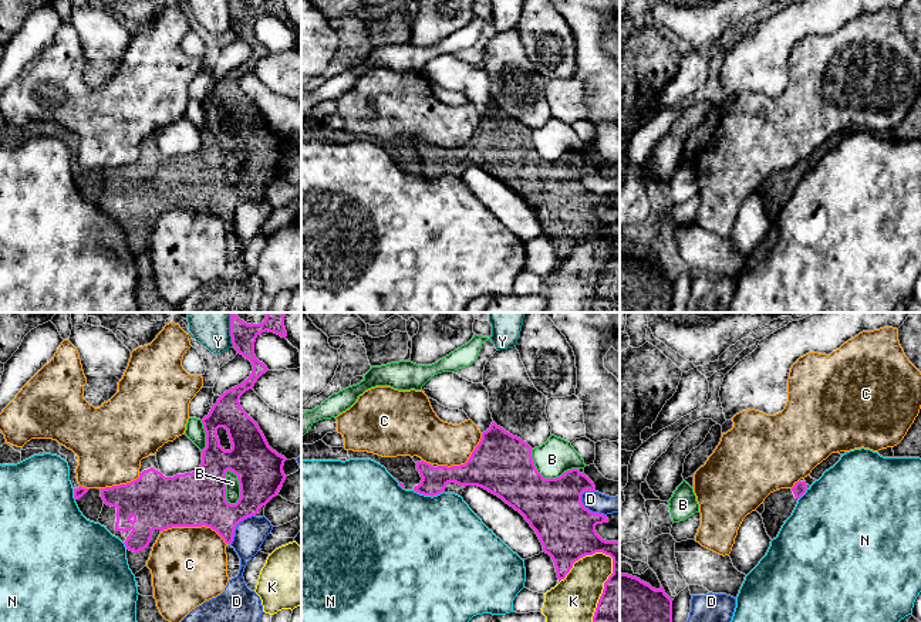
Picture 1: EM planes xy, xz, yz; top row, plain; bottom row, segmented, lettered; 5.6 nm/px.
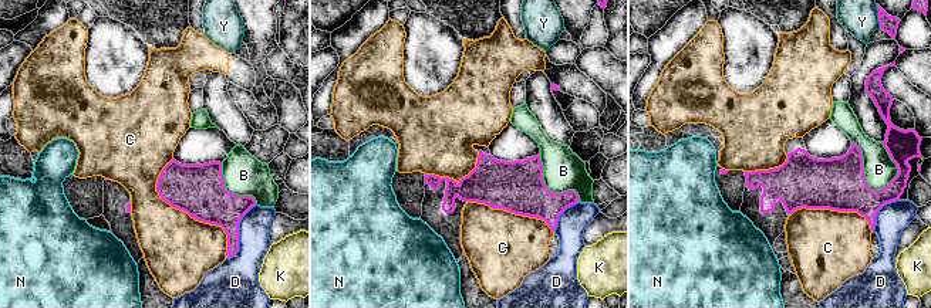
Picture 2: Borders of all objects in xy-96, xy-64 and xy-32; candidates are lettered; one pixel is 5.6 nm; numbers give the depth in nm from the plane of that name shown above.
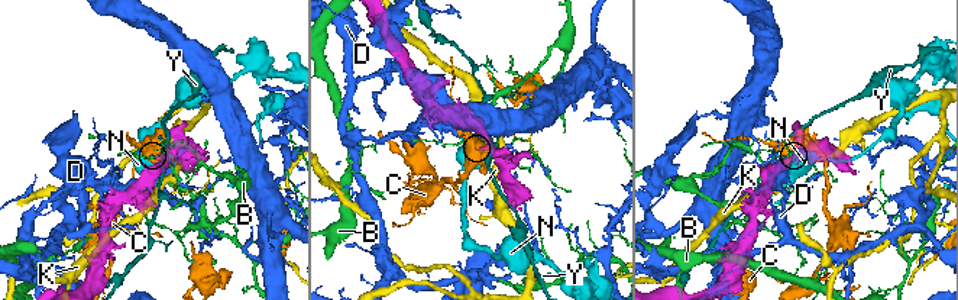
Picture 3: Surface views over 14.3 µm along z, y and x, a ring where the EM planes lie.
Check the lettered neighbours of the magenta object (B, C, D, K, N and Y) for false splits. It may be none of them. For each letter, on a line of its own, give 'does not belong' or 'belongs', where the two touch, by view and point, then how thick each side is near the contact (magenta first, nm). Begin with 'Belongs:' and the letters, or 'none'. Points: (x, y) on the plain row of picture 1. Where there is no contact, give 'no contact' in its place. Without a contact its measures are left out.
Belongs: none
B: does not belong | xy (225, 171) | 320/80 nm
C: does not belong | xy (195, 208) | 320/440 nm
D: does not belong | xz (587, 191) | 320/120 nm
K: does not belong | xz (603, 271) | 320/280 nm
N: does not belong | xz (428, 176) | 140/480 nm
Y: does not belong | xy (230, 14) | 140/180 nm

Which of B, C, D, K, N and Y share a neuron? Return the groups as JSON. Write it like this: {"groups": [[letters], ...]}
{"groups": [["B"], ["C"], ["D"], ["K"], ["N"], ["Y"]]}

